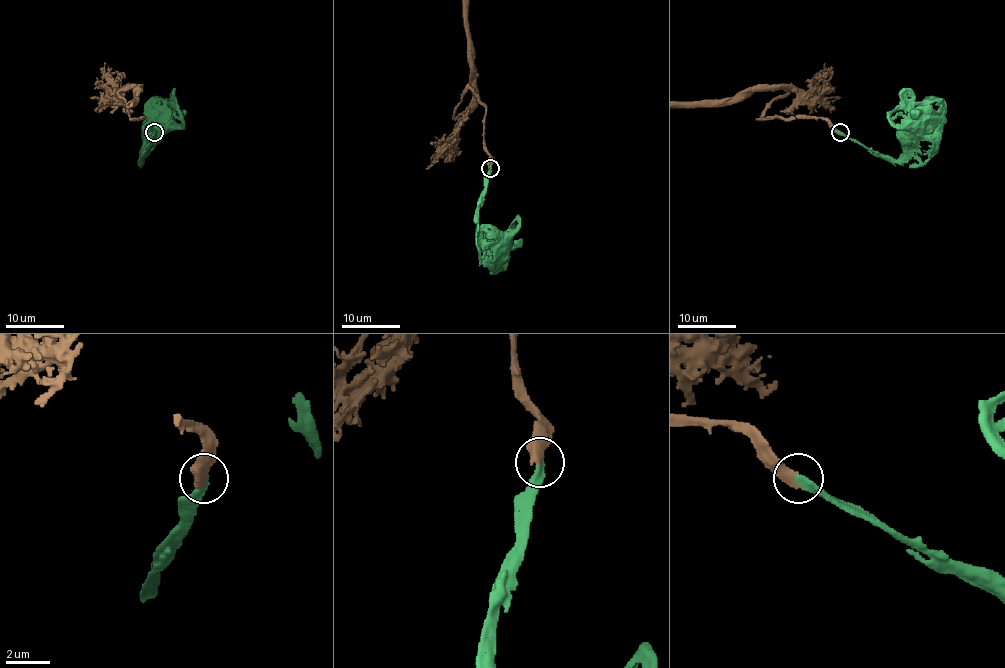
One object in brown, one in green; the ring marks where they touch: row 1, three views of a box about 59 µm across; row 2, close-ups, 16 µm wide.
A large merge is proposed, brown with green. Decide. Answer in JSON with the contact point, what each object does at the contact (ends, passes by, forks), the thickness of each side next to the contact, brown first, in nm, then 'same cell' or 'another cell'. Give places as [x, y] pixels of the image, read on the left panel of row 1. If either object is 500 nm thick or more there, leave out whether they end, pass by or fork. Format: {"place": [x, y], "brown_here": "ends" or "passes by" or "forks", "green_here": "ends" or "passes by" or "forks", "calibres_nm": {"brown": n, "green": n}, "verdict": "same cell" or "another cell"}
{"place": [154, 132], "brown_here": "ends", "green_here": "ends", "calibres_nm": {"brown": 440, "green": 360}, "verdict": "same cell"}

